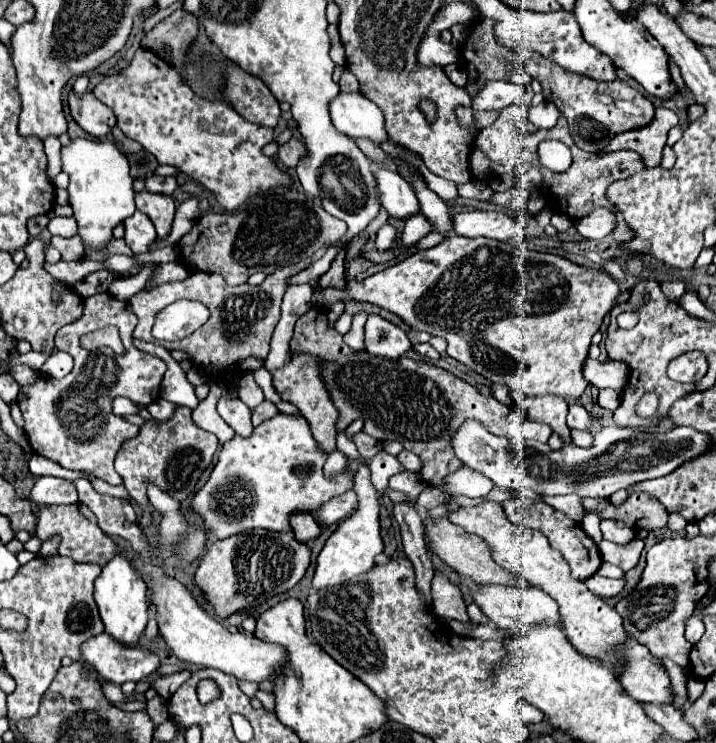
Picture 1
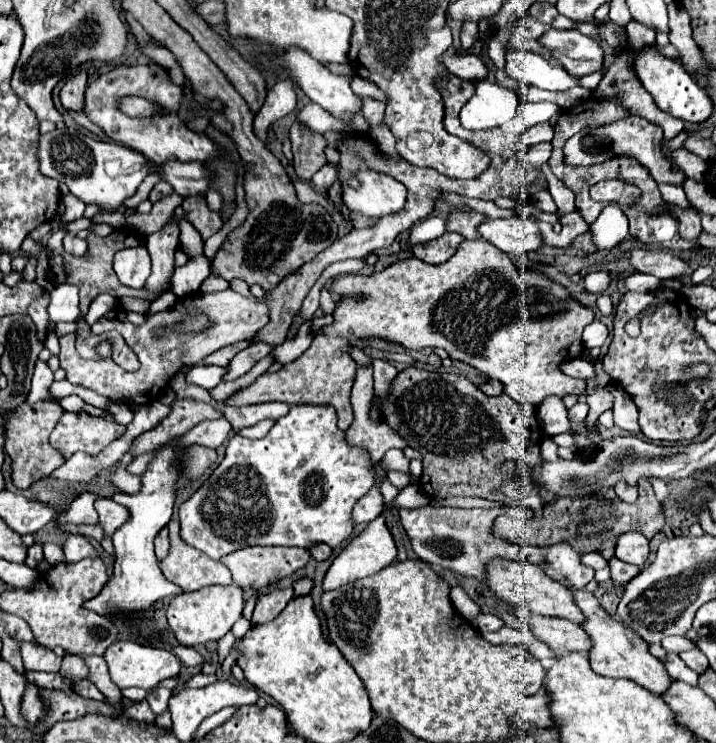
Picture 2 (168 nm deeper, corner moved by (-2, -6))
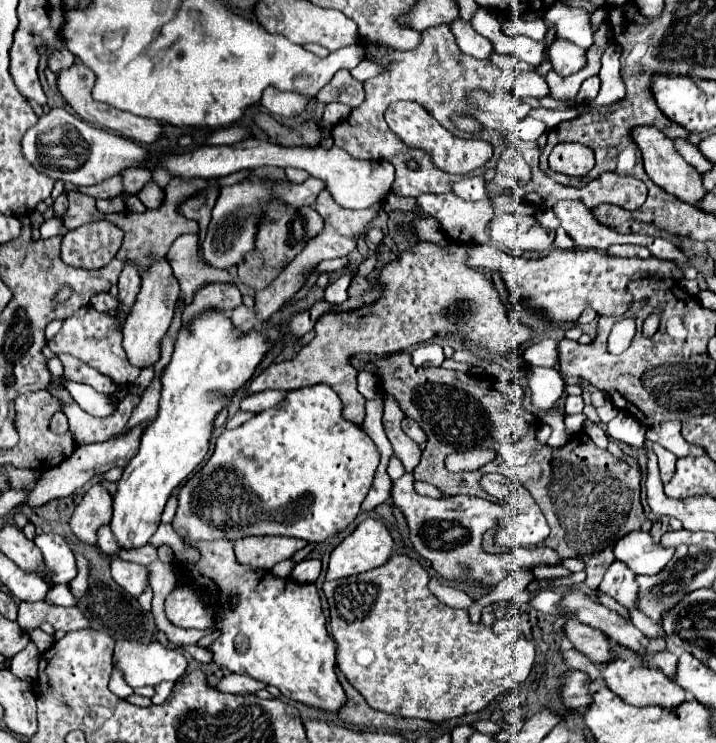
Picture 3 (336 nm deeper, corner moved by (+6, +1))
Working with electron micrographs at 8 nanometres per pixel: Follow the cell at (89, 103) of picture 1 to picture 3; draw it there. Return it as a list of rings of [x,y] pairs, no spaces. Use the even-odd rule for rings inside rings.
[[[53,48],[53,52],[51,52],[51,56],[49,56],[49,66],[51,66],[51,70],[57,74],[59,70],[63,70],[63,68],[69,68],[71,64],[75,62],[75,56],[67,50],[67,48]]]

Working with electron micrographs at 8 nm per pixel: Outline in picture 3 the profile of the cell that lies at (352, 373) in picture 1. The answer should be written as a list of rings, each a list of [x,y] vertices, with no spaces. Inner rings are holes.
[[[397,352],[397,354],[391,354],[391,356],[387,356],[387,358],[377,360],[377,376],[379,376],[379,380],[381,380],[381,388],[397,400],[397,404],[399,404],[399,408],[405,412],[405,416],[407,416],[407,418],[415,418],[415,420],[423,426],[423,430],[427,432],[427,436],[429,436],[429,438],[427,438],[427,448],[423,450],[423,458],[421,458],[419,466],[413,470],[415,480],[423,480],[423,482],[433,484],[433,486],[439,488],[445,496],[455,496],[455,494],[483,496],[483,490],[479,490],[479,480],[481,480],[481,476],[487,474],[487,472],[501,472],[501,474],[505,474],[507,478],[513,478],[515,482],[523,484],[523,488],[527,488],[527,490],[531,492],[533,500],[541,506],[541,512],[545,514],[547,524],[551,526],[551,534],[547,536],[545,546],[551,548],[551,550],[555,550],[561,560],[565,560],[565,558],[581,558],[581,560],[585,562],[585,574],[587,574],[585,586],[587,586],[587,588],[591,588],[591,590],[597,590],[597,588],[599,588],[605,570],[607,570],[607,568],[613,564],[613,560],[615,560],[615,556],[613,556],[613,546],[615,546],[615,542],[617,542],[619,538],[623,538],[625,534],[629,534],[629,532],[633,532],[633,530],[645,530],[645,532],[651,530],[651,520],[645,516],[643,506],[641,506],[641,500],[639,500],[639,482],[641,482],[639,468],[629,466],[627,462],[623,462],[623,460],[611,456],[607,450],[597,448],[585,434],[573,436],[573,438],[569,440],[569,444],[563,446],[563,448],[549,448],[547,444],[539,444],[537,438],[535,438],[535,432],[537,432],[537,426],[539,426],[539,418],[533,416],[533,414],[529,414],[529,412],[525,412],[525,408],[521,406],[523,396],[521,396],[519,390],[515,392],[513,386],[511,386],[511,388],[507,388],[505,384],[501,386],[495,378],[489,378],[489,376],[487,376],[485,380],[479,380],[477,376],[469,376],[469,374],[455,372],[455,370],[445,370],[445,368],[415,368],[415,366],[411,366],[411,356],[409,356],[407,352]],[[471,442],[479,442],[479,446],[483,446],[483,448],[493,448],[493,450],[497,452],[497,458],[495,458],[491,464],[487,464],[487,466],[483,466],[483,468],[479,468],[479,470],[475,470],[475,472],[471,472],[471,474],[451,474],[451,472],[445,468],[445,464],[443,464],[443,454],[451,454],[451,452],[457,452],[457,450],[469,450],[469,448],[471,448]]]

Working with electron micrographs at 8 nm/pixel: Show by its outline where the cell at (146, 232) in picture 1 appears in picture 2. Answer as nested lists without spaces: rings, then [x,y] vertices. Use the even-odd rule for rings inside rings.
[[[141,243],[137,247],[115,253],[113,269],[123,285],[135,287],[135,289],[143,287],[151,273],[151,259],[149,259],[147,247]]]

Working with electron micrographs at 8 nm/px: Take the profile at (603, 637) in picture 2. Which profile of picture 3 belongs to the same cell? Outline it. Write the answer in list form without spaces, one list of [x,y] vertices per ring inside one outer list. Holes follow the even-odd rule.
[[[611,640],[611,648],[615,650],[615,662],[609,664],[601,664],[601,672],[605,676],[605,682],[609,686],[609,690],[613,690],[615,694],[619,694],[619,698],[631,706],[659,706],[665,710],[675,710],[677,706],[681,706],[683,702],[689,700],[687,692],[679,686],[675,686],[675,682],[671,682],[663,672],[653,670],[643,666],[643,660],[647,660],[647,656],[635,654],[631,650],[625,650],[623,646],[615,644]]]

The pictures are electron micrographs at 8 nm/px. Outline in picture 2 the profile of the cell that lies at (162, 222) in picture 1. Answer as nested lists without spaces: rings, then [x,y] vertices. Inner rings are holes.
[[[169,219],[159,231],[147,237],[147,249],[153,261],[151,275],[145,287],[153,293],[163,293],[169,289],[169,279],[173,275],[173,255],[179,249],[179,227]]]

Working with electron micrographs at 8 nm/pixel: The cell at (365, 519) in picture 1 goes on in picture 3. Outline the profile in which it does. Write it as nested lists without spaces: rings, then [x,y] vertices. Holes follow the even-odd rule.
[[[365,518],[329,558],[327,580],[347,578],[383,566],[393,552],[393,538],[381,520]]]

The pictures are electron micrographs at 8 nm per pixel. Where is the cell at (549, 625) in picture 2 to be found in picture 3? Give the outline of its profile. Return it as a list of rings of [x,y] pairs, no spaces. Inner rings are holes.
[[[573,618],[571,622],[567,622],[563,632],[579,652],[583,652],[583,654],[587,654],[591,658],[591,662],[603,664],[603,662],[613,660],[615,654],[611,652],[609,638],[601,630],[591,628],[591,626],[587,626],[587,624]]]

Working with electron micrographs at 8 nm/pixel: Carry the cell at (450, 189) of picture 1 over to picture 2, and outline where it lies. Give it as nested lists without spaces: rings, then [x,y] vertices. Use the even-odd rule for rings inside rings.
[[[363,99],[363,117],[367,119],[369,127],[379,127],[383,125],[383,115],[385,115],[385,103],[379,103],[375,99]]]

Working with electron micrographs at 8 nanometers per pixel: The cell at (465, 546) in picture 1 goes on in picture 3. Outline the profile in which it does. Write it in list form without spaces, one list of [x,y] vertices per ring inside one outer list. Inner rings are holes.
[[[569,590],[559,604],[559,610],[567,610],[569,614],[575,614],[579,622],[603,630],[603,634],[613,638],[617,644],[623,644],[625,648],[633,650],[635,654],[657,654],[667,648],[663,636],[657,638],[645,636],[627,618],[601,606],[599,602],[591,600],[579,590]]]

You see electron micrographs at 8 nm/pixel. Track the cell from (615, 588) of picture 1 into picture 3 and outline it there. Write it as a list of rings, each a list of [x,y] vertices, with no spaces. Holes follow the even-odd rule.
[[[545,564],[536,565],[533,569],[533,575],[535,578],[542,579],[553,579],[569,576],[572,572],[569,572],[564,566],[548,566]]]

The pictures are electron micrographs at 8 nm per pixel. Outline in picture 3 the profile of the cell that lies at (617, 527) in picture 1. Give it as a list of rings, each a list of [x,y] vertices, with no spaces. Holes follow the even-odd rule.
[[[631,532],[615,544],[615,558],[635,574],[659,574],[673,558],[675,548],[665,548],[649,536],[649,532]]]

